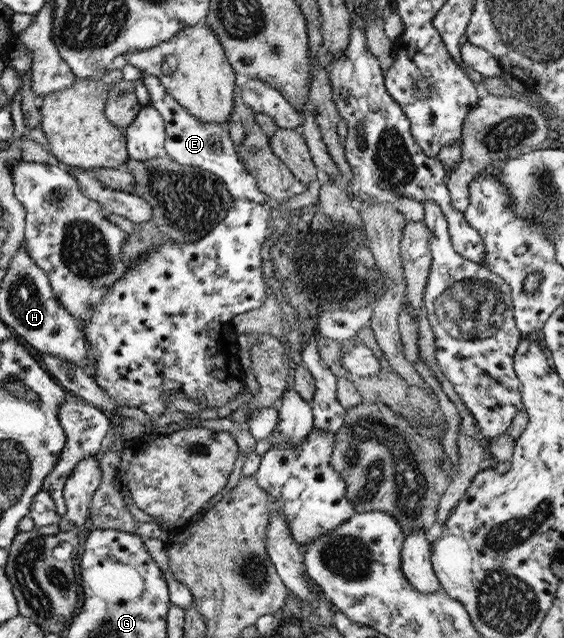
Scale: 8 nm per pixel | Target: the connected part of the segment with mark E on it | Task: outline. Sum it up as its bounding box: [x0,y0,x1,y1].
[145,75,267,206]

